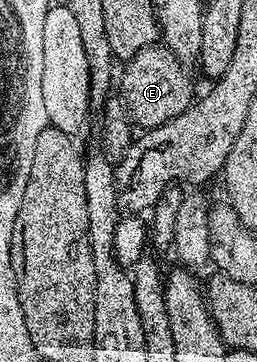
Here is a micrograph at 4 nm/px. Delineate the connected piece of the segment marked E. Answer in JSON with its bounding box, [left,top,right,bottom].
[118,43,194,129]

